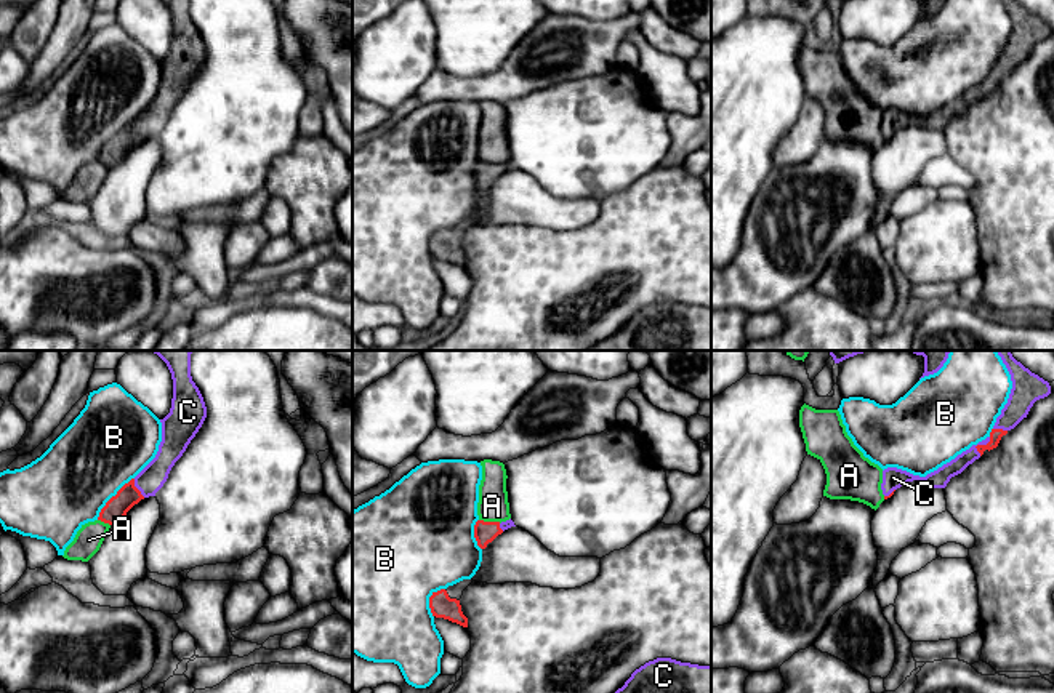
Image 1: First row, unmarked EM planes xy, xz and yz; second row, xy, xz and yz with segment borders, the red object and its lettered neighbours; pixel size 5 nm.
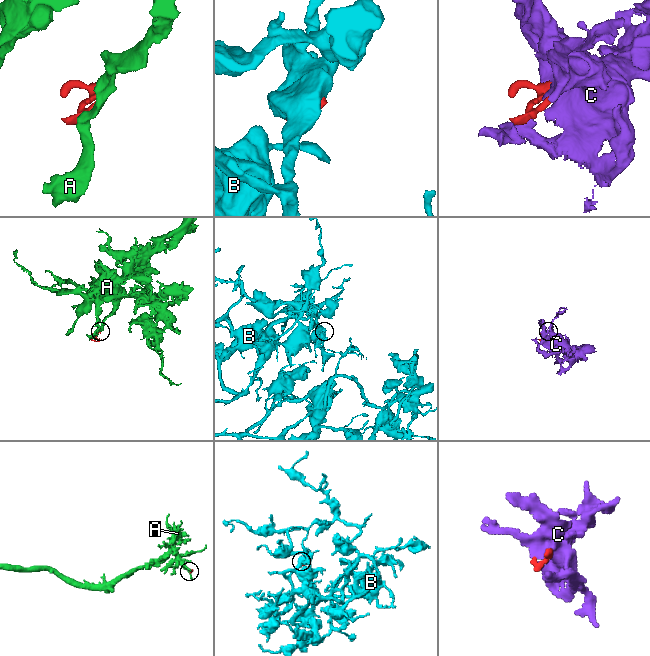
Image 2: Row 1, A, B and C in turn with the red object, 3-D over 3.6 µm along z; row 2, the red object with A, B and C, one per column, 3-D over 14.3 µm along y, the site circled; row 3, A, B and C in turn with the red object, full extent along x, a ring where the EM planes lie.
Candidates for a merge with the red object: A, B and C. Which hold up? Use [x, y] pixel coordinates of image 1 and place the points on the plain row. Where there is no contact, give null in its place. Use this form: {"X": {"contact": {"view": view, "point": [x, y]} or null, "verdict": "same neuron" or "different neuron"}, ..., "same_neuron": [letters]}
{"A": {"contact": {"view": "xz", "point": [490, 164]}, "verdict": "different neuron"}, "B": {"contact": {"view": "xy", "point": [111, 140]}, "verdict": "different neuron"}, "C": {"contact": {"view": "yz", "point": [979, 87]}, "verdict": "same neuron"}, "same_neuron": ["C"]}

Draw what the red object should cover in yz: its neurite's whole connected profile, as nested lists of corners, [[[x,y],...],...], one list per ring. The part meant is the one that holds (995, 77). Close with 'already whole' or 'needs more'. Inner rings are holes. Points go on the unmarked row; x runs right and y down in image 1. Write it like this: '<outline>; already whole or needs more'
[[[1016,0],[1001,2],[1011,16],[1012,30],[990,77],[926,118],[913,117],[897,109],[884,110],[881,125],[884,141],[891,139],[897,130],[913,122],[923,123],[932,130],[945,130],[951,118],[961,115],[969,106],[979,101],[985,91],[990,93],[996,90],[1001,78],[1027,59],[1036,42],[1051,35],[1049,24],[1032,14],[1020,3]]]; needs more

